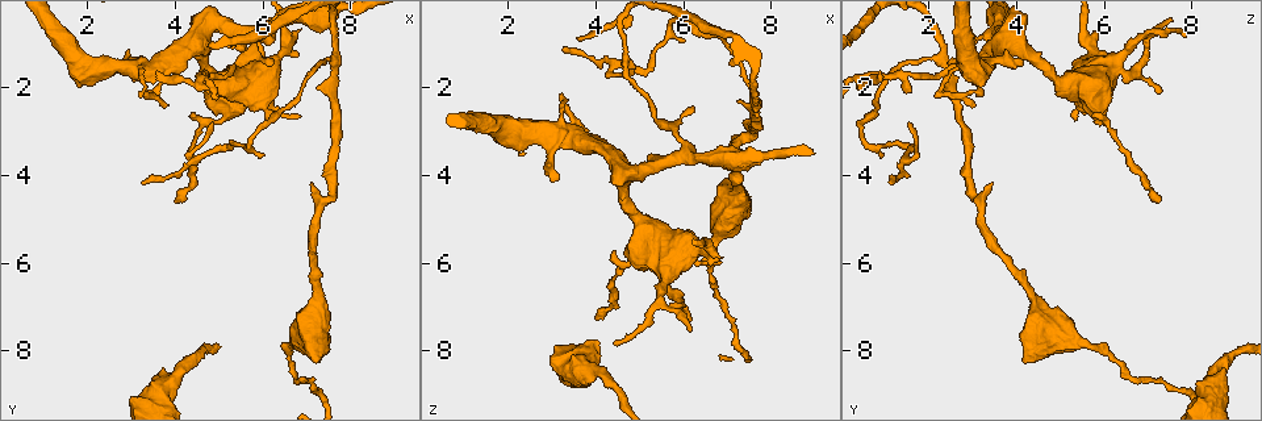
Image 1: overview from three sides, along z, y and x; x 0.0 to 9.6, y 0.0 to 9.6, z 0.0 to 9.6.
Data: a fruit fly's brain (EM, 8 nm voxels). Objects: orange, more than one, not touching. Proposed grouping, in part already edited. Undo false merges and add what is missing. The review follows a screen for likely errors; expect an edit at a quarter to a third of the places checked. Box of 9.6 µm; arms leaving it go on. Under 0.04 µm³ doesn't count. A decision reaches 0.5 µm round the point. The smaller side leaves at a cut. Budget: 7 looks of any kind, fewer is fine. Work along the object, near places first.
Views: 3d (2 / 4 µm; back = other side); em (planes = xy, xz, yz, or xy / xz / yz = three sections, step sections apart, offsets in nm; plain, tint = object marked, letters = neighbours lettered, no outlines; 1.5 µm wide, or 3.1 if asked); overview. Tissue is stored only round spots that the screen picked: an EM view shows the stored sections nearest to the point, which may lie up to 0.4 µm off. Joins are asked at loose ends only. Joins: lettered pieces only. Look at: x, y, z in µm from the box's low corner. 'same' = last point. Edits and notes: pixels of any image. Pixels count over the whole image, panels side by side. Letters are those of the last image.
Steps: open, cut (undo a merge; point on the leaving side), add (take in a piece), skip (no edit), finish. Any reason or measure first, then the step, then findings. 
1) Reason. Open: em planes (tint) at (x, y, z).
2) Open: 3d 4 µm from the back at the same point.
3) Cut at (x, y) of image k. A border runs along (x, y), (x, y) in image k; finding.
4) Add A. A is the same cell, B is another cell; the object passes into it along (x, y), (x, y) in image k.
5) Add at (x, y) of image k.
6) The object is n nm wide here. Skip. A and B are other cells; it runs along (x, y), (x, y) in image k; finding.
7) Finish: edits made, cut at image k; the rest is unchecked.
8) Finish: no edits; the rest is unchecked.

Touches itself. Open: 3d 4 µm at (5.90, 1.10, 6.95).

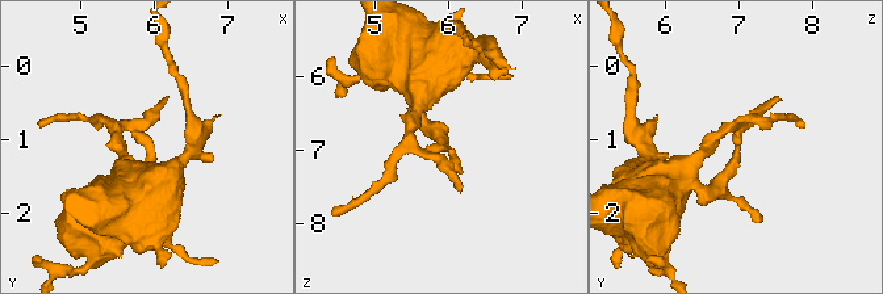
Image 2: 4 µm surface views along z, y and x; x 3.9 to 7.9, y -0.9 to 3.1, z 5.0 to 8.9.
Need the tissue. Open: em planes (plain) at (5.95, 1.15, 6.95).

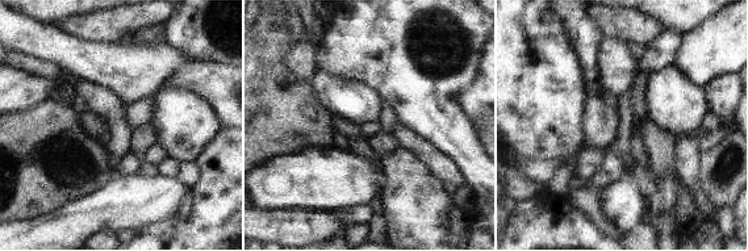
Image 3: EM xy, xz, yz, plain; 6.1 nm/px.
What lies round it. Open: em planes (letters) at the same point.

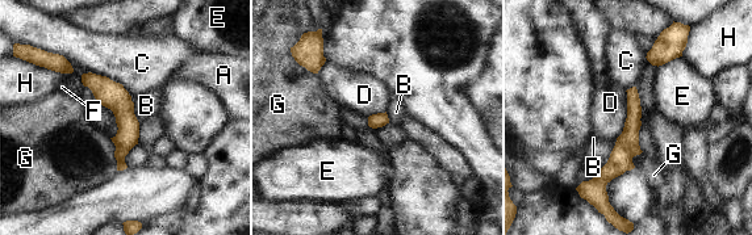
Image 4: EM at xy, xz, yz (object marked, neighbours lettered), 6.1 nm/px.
Skip. A, B, C, D, E, F, G and H are other cells; it runs along (633, 91), (627, 147), (602, 191) in image 4; one neuron here.

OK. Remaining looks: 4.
Calibre changes. Open: em xy step 4 (tint) at (7.25, 6.50, 4.15).

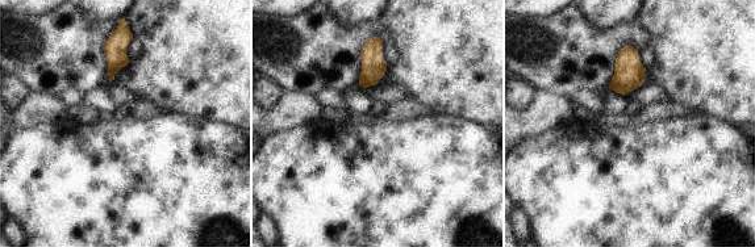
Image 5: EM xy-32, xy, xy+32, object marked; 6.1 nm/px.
Cut it another way. Open: em planes (tint) at the same point.

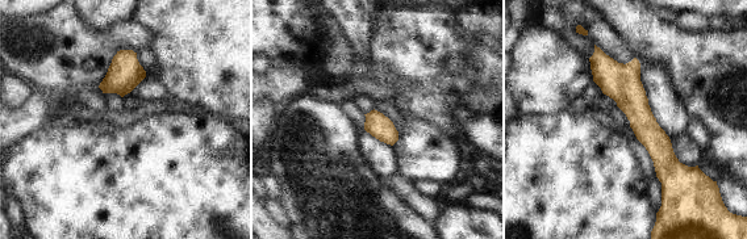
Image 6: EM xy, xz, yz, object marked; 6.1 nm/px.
Open: em planes (letters) at the same point.

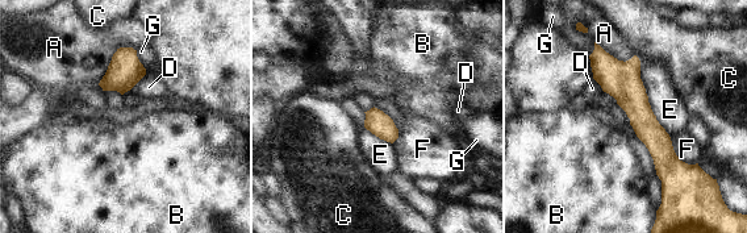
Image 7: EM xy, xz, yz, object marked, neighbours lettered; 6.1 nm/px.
Skip. A, B, C, D, E, F and G are other cells; it runs along (597, 49), (658, 141), (671, 183) in image 7; continuous, no second neuron.

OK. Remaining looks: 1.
Finish: no edits; the rest is unchecked.

